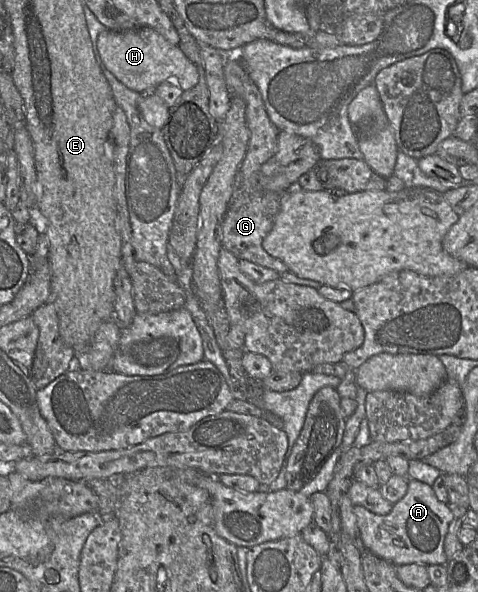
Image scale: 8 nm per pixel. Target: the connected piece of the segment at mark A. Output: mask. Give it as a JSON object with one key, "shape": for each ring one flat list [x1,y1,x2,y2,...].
{"shape":[[409,479,406,494,393,504,390,513,377,515,360,505,353,506,353,512,357,519,362,548,370,551,375,556,396,566,412,563,426,566,446,565,448,562,444,552,444,540,453,513,449,504,442,503,437,499,432,486,418,480]]}

